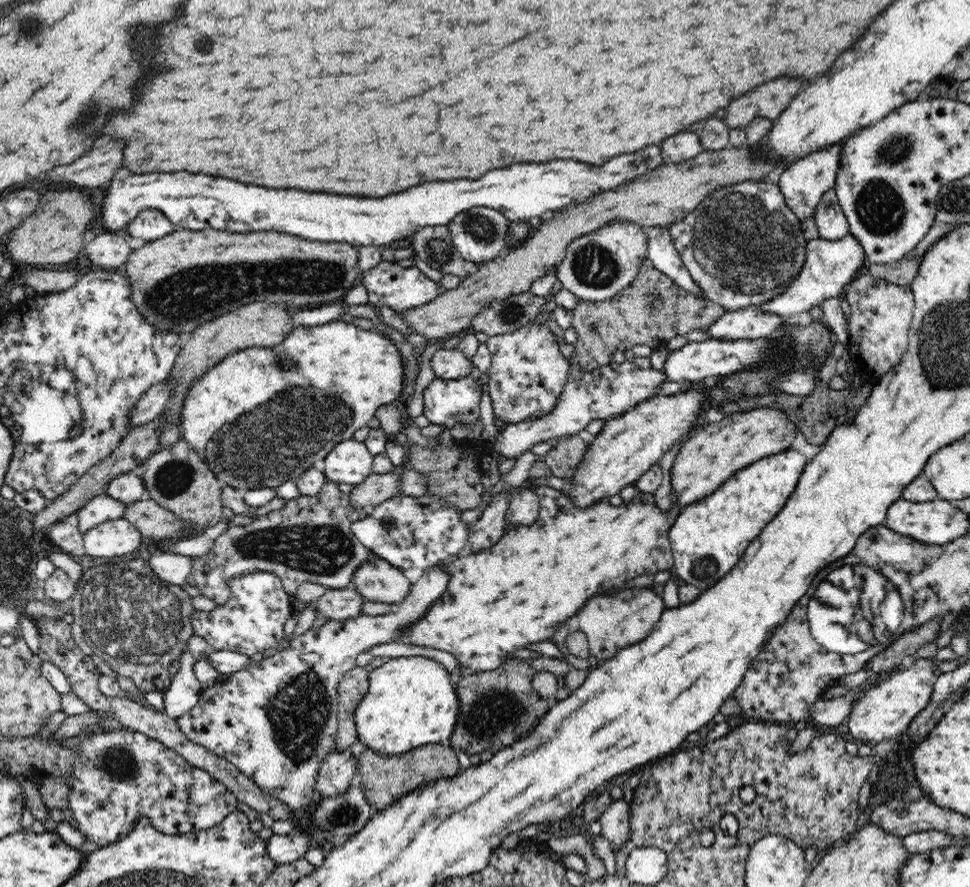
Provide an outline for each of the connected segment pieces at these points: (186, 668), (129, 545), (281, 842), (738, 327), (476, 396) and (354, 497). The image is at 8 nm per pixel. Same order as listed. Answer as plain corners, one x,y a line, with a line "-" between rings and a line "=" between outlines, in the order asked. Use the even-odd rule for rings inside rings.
189,650
182,653
180,670
163,696
163,711
176,720
198,704
204,690
193,672
195,662
=
122,517
97,524
85,532
84,551
95,558
132,555
142,550
142,539
141,532
=
296,829
289,835
272,834
266,842
266,853
276,864
286,864
300,860
310,846
316,846
312,831
=
758,306
740,311
727,311
706,331
706,339
756,340
768,339
785,324
780,316
764,316
=
466,376
464,378
441,379
434,378
423,390
423,415
432,424
438,424
444,429
456,424
472,424
479,419
480,403
484,392
484,379
=
397,470
384,474
372,473
364,482
355,485
349,497
355,506
371,509
389,498
400,495
401,486
401,478

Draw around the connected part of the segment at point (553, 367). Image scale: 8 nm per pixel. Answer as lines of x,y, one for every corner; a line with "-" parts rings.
539,312
524,327
487,340
492,362
486,388
494,418
503,424
516,424
550,414
568,382
572,364
560,352
558,337
547,324
552,317
552,312

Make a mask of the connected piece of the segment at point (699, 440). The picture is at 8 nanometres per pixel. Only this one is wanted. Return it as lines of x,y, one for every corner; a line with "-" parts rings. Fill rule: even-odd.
768,407
734,413
719,422
705,424
682,442
678,455
670,466
670,497
673,504
684,508
702,500
720,488
737,470
790,448
794,434
796,428
786,418
786,414

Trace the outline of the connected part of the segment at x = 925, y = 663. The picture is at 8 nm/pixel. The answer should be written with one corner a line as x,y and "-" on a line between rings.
934,658
913,660
903,671
865,692
866,695
854,705
849,714
848,729
852,737
867,744
895,740
904,735
914,716
929,704
939,673
935,664
938,662

